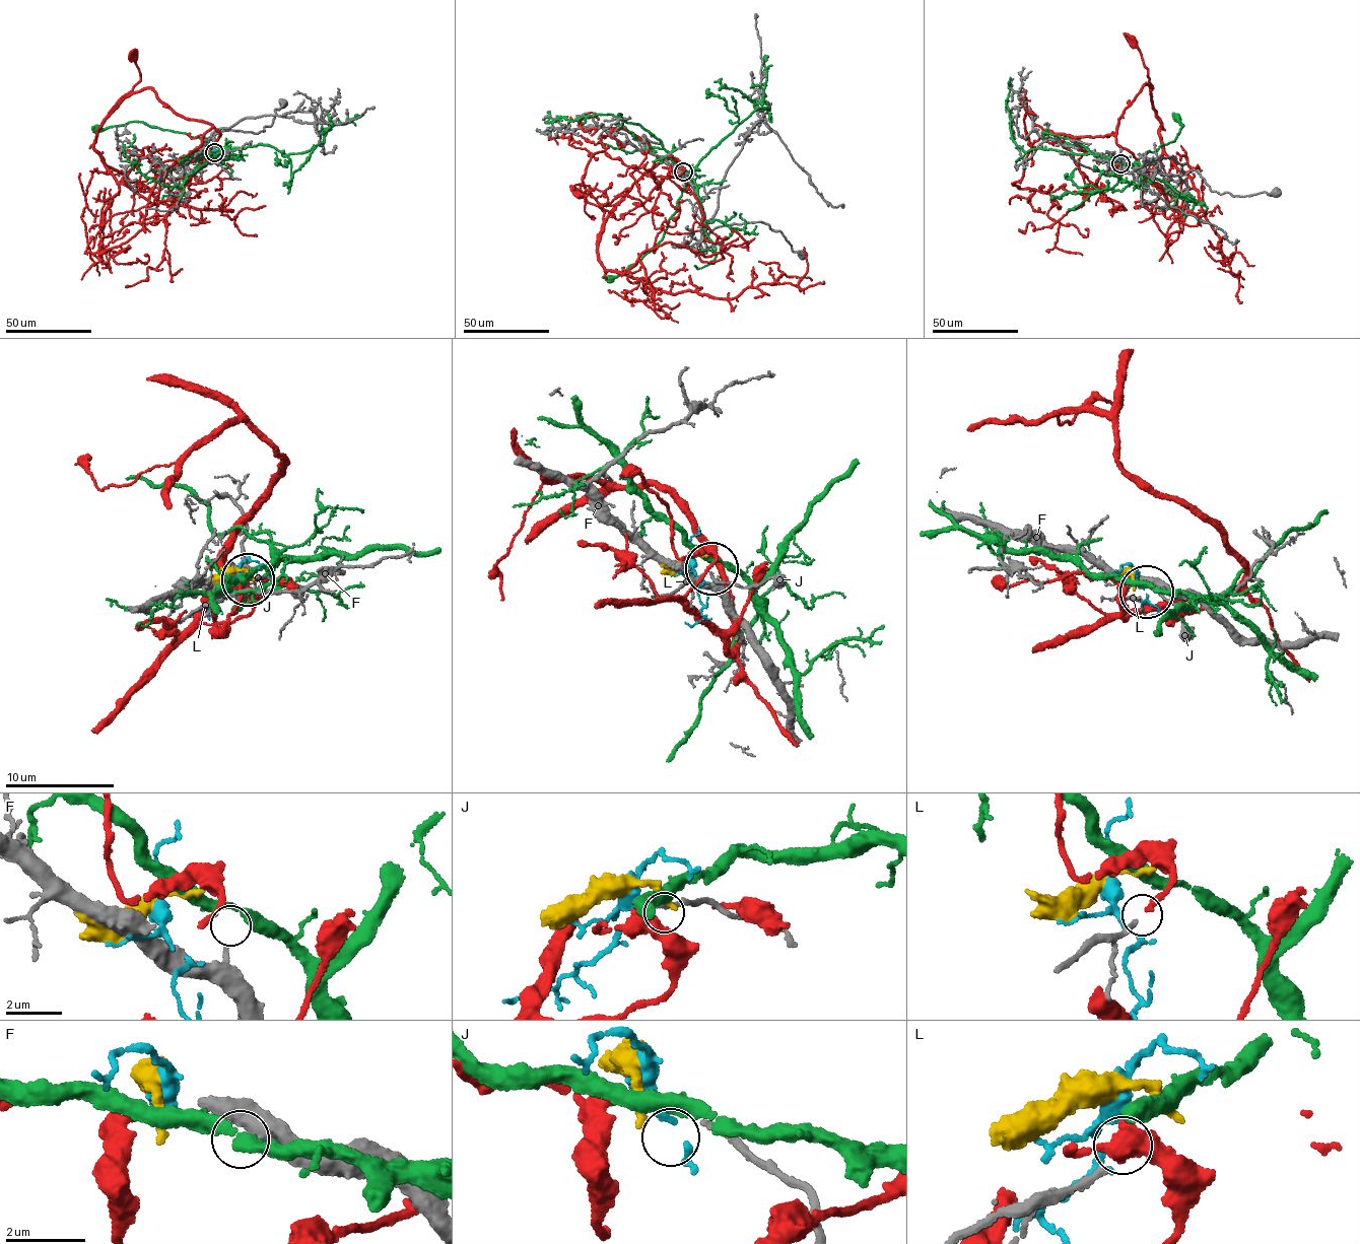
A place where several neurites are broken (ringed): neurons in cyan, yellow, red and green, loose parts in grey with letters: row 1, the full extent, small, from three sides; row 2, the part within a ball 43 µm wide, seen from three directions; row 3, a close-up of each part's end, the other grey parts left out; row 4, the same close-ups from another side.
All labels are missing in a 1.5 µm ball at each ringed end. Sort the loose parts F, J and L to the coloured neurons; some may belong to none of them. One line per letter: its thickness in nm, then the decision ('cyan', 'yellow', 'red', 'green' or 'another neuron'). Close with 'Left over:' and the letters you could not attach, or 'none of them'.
F: 300 nm | another neuron
J: 160 nm | another neuron
L: 180 nm | another neuron
Left over: F, J, L

